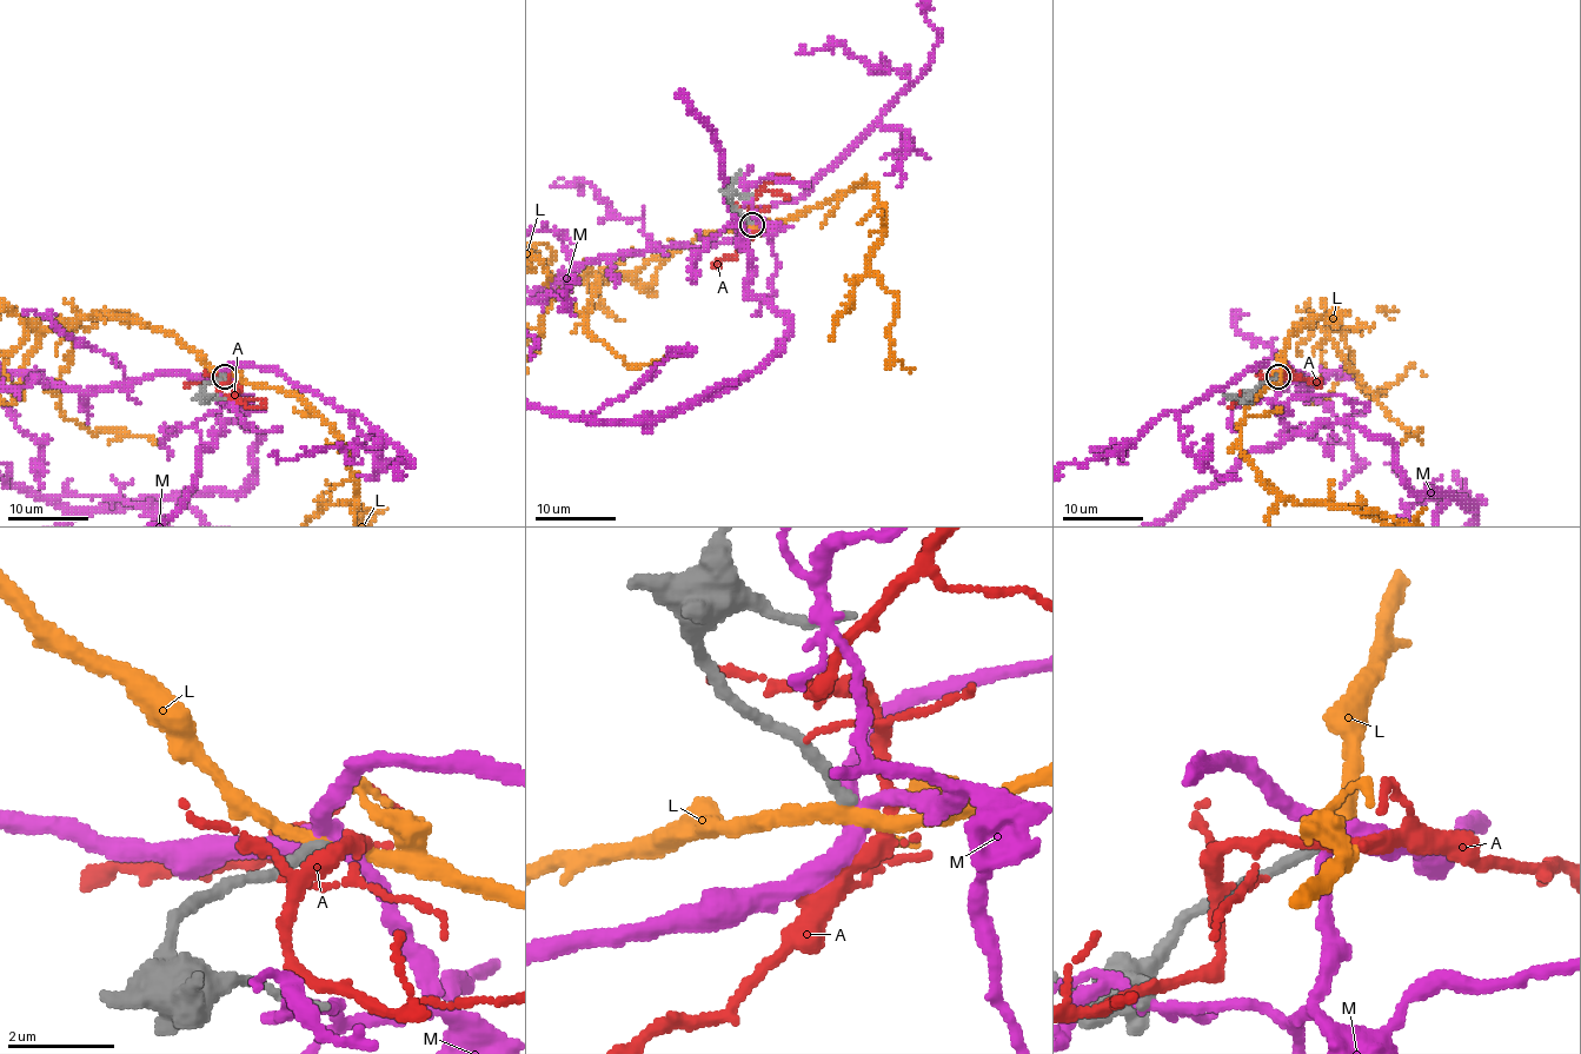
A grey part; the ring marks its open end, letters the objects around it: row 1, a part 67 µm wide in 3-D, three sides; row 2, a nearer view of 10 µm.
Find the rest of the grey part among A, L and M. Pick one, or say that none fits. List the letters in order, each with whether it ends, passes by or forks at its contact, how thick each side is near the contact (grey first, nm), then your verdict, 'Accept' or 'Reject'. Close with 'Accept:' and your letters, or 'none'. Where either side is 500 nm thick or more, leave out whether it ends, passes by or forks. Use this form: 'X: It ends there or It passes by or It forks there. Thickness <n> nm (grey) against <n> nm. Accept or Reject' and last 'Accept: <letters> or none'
A: It ends there. Thickness 200 nm (grey) against 90 nm. Reject
L: It passes by. Thickness 220 nm (grey) against 240 nm. Reject
M: It forks there. Thickness 220 nm (grey) against 300 nm. Reject
Accept: none

